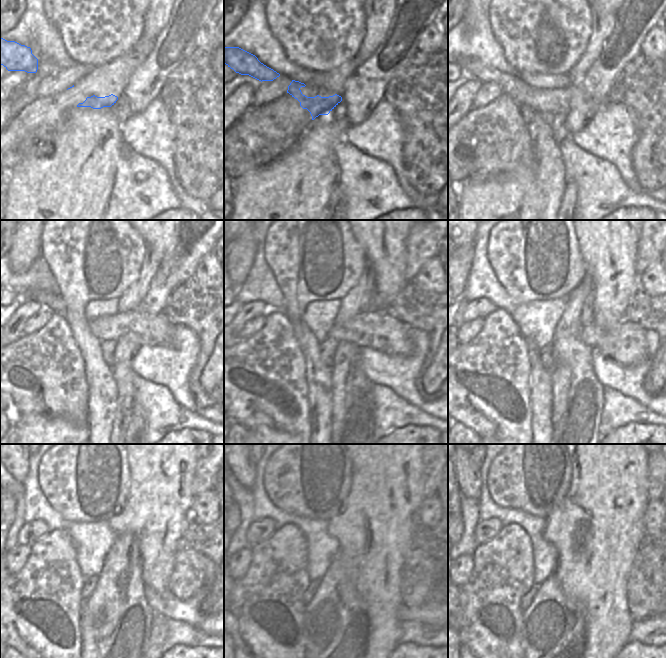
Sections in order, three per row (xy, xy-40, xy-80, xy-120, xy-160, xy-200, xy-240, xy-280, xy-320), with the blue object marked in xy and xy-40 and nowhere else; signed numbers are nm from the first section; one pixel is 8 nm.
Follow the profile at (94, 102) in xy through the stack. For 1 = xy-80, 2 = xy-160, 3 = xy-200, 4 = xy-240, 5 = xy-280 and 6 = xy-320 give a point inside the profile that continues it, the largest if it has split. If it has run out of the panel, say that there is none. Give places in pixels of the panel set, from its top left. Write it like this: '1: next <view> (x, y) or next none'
1: next xy-80 (549, 105)
2: next xy-160 (378, 330)
3: next xy-200 (626, 344)
4: next xy-240 (187, 578)
5: next xy-280 (417, 575)
6: next xy-320 (648, 588)

